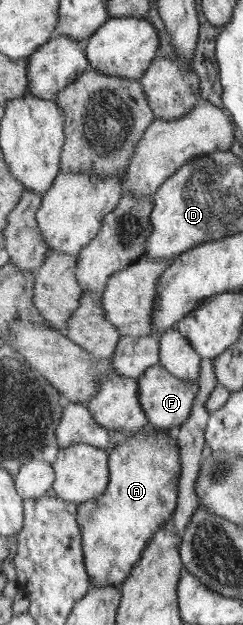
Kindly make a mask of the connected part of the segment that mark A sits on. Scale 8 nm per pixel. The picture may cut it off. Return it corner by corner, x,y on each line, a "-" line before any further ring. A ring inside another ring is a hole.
151,428
151,432
139,432
137,436
123,442
110,452
109,471
111,480
104,495
77,505
75,515
83,536
81,548
85,551
85,565
88,566
92,586
115,585
122,588
123,582
142,559
143,552
153,536
161,528
166,527
165,524
172,520
177,511
182,465
181,448
175,438
175,431
159,432

